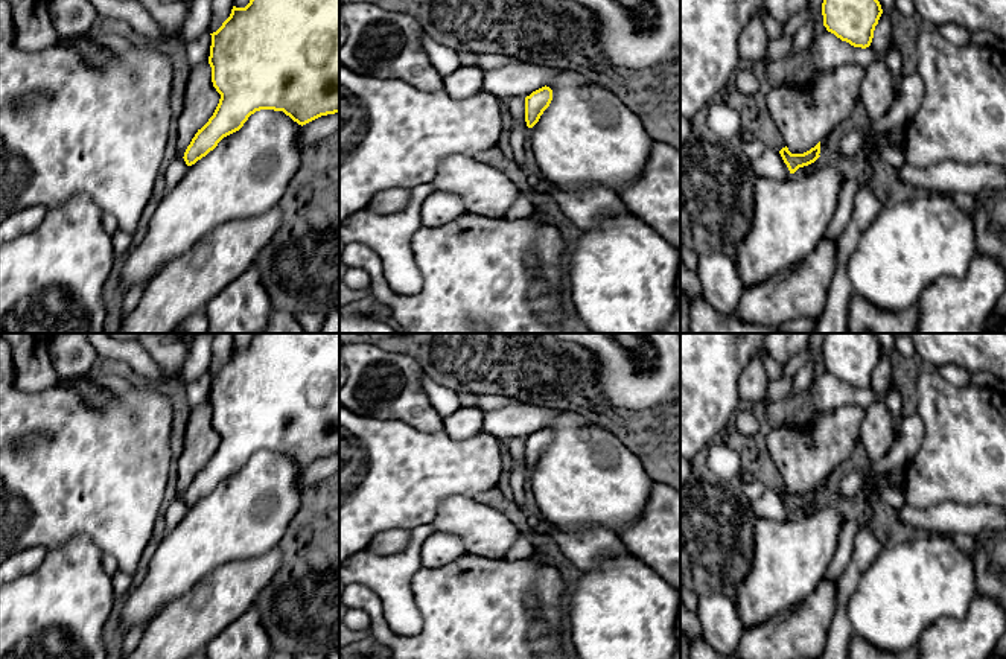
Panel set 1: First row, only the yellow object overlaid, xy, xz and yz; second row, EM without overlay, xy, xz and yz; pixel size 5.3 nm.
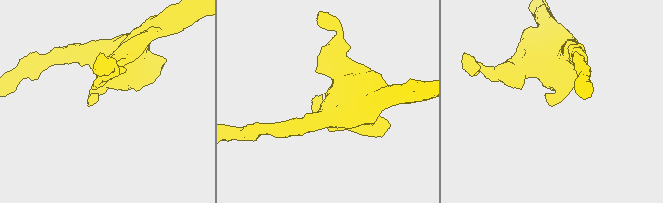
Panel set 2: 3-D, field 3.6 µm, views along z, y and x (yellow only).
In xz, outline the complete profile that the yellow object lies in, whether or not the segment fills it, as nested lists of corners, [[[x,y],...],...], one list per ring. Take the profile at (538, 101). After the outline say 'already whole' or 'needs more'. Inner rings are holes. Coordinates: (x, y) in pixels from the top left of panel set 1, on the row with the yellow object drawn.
[[[542,87],[525,97],[525,122],[533,128],[552,100],[552,90]]]; already whole

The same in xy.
[[[250,0],[245,8],[233,6],[230,17],[210,35],[209,64],[221,99],[184,152],[187,166],[205,157],[224,137],[239,131],[256,111],[283,111],[301,126],[339,113],[339,0]]]; already whole

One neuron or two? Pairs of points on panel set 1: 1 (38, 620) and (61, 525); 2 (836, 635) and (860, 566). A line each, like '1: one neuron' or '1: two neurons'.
1: two neurons
2: one neuron

